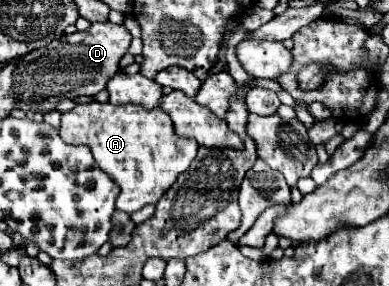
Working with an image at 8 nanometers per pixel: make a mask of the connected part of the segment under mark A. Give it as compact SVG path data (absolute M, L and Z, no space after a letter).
M98 101L76 105L72 111L62 113L60 137L66 143L90 147L98 167L104 169L104 173L108 173L114 179L114 183L120 187L120 193L116 197L116 209L124 213L134 213L148 203L156 203L176 183L178 175L190 167L198 151L196 141L176 137L172 129L172 119L160 107L146 109L142 105L110 105Z

